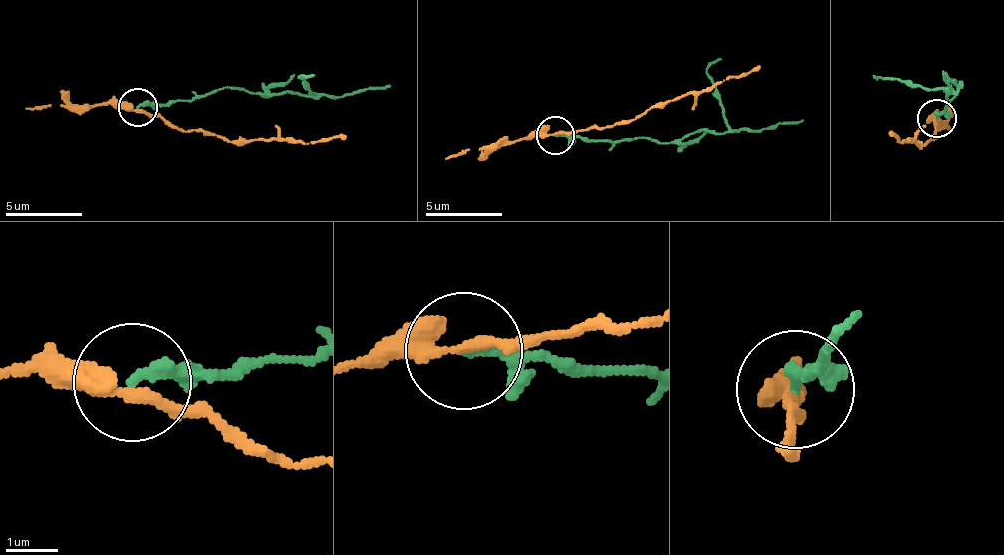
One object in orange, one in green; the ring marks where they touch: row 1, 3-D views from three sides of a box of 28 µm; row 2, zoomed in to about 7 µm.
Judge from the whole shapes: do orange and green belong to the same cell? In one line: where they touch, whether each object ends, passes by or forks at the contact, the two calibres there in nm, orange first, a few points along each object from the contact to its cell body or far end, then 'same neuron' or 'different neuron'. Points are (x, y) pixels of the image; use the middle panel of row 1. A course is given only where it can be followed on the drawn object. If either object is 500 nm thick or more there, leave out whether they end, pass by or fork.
place (555, 135); orange passes by; green ends; calibres 240 and 240 nm; course orange (556, 135), (638, 119), (658, 103), (711, 92), (723, 80), (749, 74), (761, 66); course green (556, 136), (683, 142), (698, 131), (722, 134), (725, 108), (705, 71), (720, 60); different neuron

